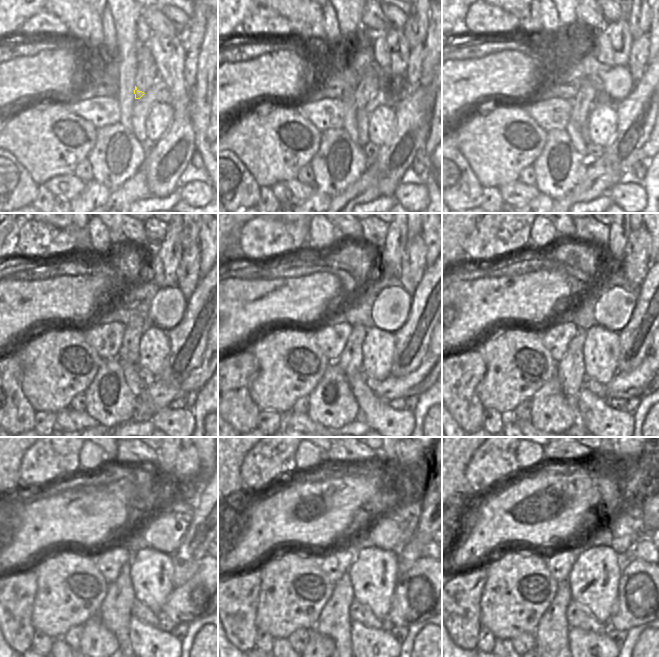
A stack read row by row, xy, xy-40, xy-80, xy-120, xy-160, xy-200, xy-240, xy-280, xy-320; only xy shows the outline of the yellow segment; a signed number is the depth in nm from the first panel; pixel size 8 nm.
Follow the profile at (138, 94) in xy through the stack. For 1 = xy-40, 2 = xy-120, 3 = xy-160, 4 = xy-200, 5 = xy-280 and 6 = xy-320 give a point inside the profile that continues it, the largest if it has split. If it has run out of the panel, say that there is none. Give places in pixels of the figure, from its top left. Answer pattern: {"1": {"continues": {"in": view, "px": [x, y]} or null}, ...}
{"1": {"continues": {"in": "xy-40", "px": [362, 98]}}, "2": {"continues": {"in": "xy-120", "px": [129, 351]}}, "3": {"continues": {"in": "xy-160", "px": [351, 360]}}, "4": {"continues": {"in": "xy-200", "px": [570, 370]}}, "5": {"continues": {"in": "xy-280", "px": [334, 622]}}, "6": {"continues": {"in": "xy-320", "px": [551, 639]}}}

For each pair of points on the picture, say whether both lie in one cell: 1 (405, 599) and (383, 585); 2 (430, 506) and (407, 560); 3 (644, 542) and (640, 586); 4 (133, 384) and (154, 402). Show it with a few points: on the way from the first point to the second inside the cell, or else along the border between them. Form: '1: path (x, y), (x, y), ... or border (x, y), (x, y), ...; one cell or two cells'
1: border (400, 574), (395, 586), (391, 609), (387, 613); two cells
2: path (429, 519), (429, 524), (415, 547); one cell
3: border (634, 557), (645, 560), (648, 563); two cells
4: border (145, 387), (143, 392), (137, 397); two cells

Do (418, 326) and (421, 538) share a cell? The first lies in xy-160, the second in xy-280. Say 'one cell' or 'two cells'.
one cell

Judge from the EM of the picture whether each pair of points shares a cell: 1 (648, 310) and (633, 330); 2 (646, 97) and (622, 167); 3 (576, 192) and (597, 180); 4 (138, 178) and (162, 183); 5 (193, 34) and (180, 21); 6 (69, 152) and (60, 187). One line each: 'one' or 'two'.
1: one
2: one
3: one
4: two
5: two
6: two

